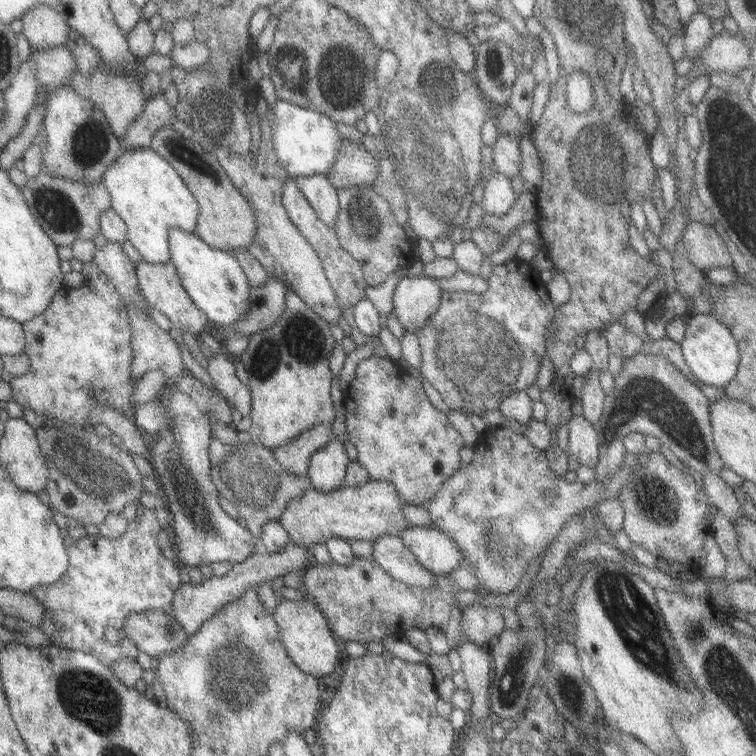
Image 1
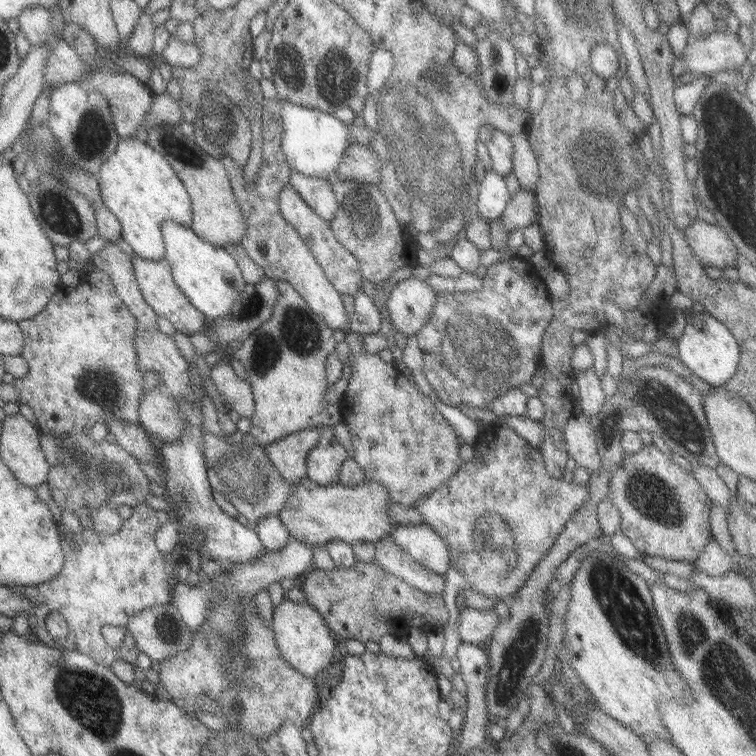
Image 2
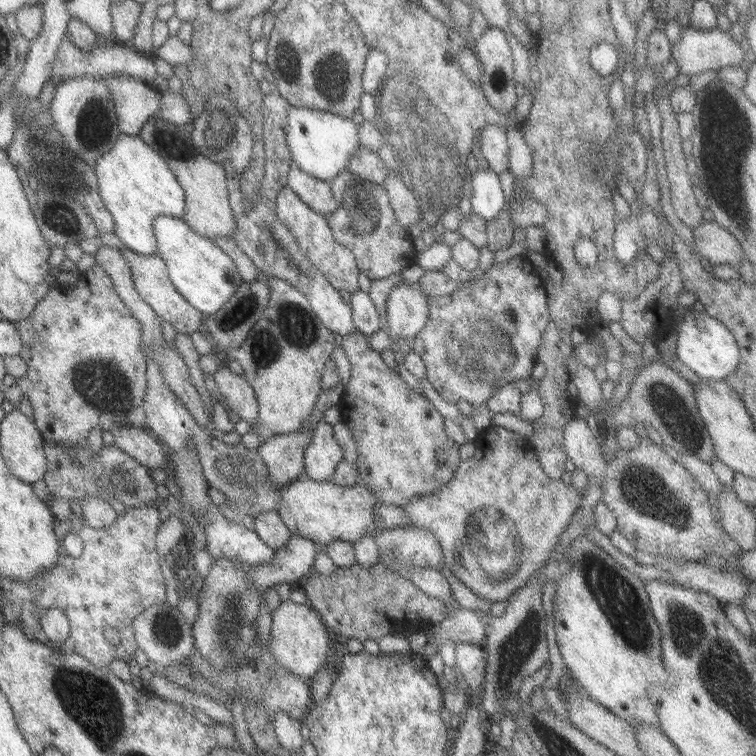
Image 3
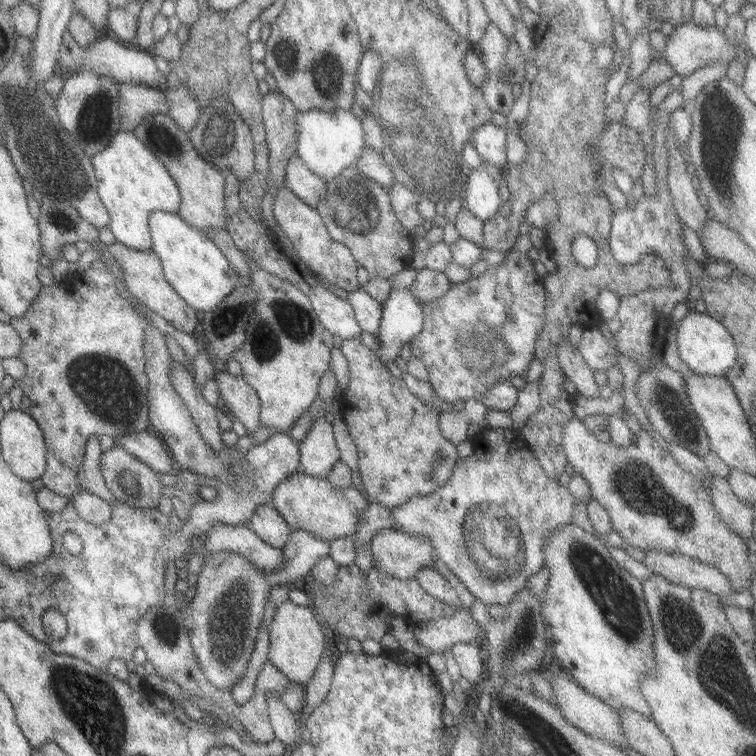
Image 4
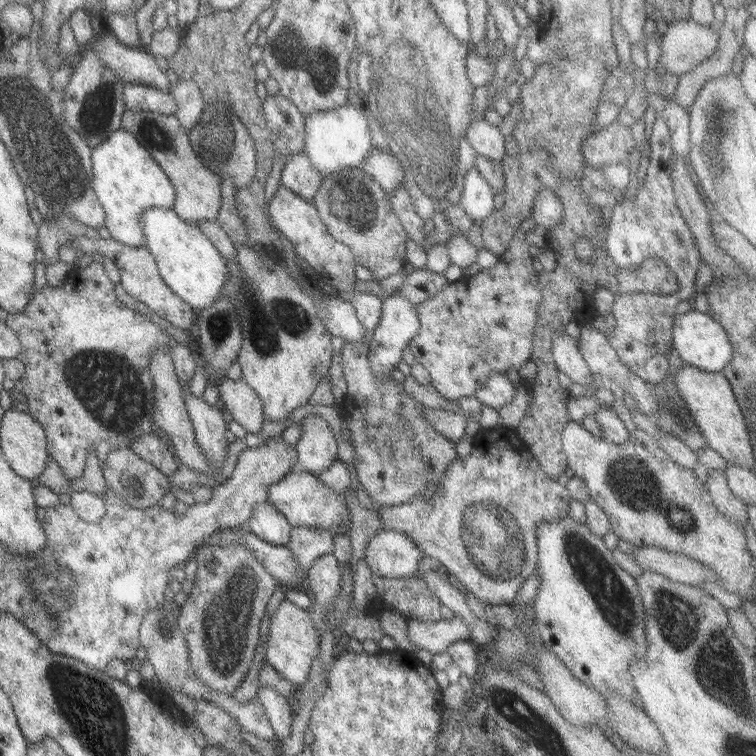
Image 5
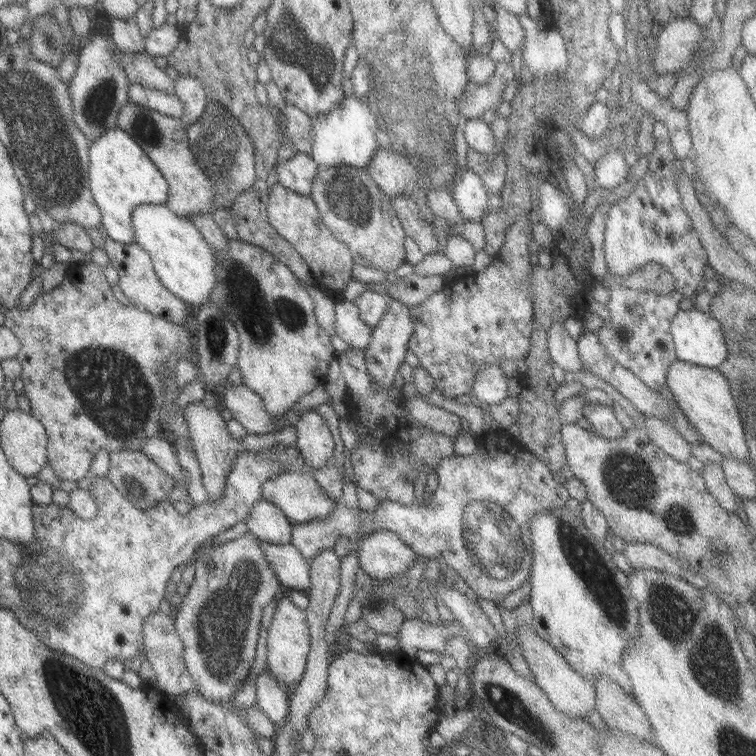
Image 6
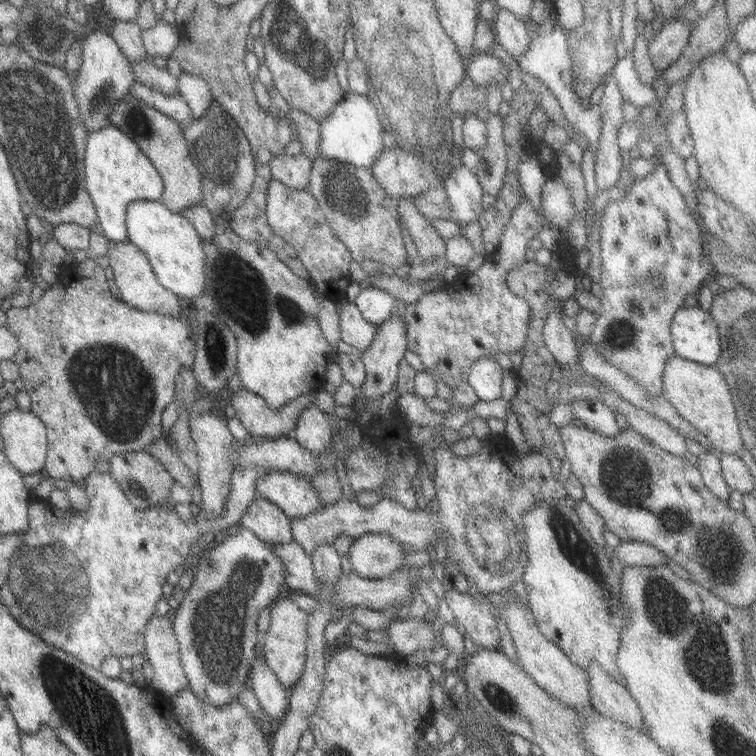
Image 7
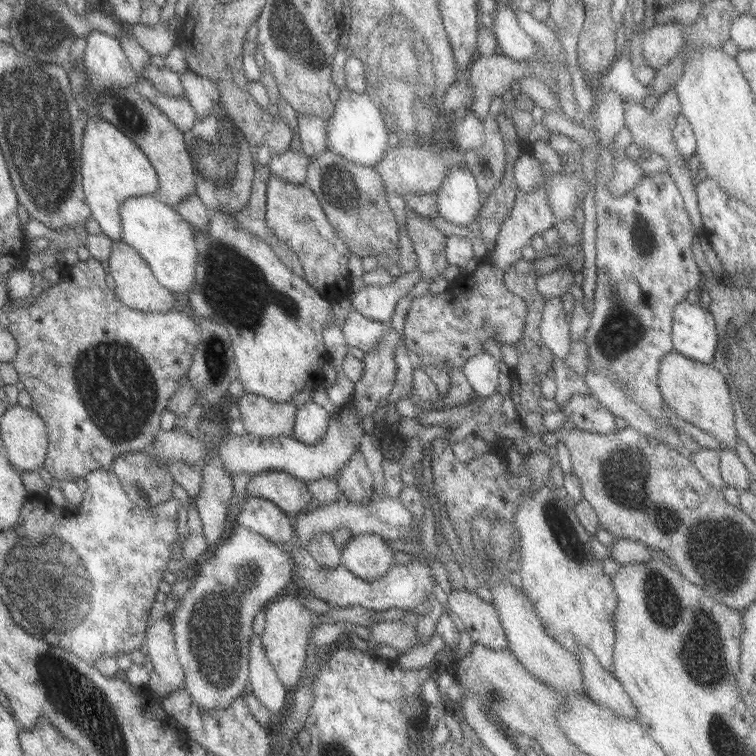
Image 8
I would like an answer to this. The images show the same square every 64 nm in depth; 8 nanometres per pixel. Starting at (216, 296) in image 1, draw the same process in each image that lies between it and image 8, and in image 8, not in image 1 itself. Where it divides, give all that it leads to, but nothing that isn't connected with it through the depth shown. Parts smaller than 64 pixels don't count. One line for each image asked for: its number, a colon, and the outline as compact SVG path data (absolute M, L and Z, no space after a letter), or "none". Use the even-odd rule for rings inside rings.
2: M175 222L161 224L161 236L165 246L165 260L171 268L175 286L189 298L189 304L197 308L205 320L217 320L231 312L231 306L241 298L243 288L247 286L237 262L223 250L203 242L191 228L185 228Z
3: M159 216L153 222L153 234L157 238L157 256L165 262L167 266L167 276L169 282L173 284L173 288L189 302L189 306L193 306L195 310L199 310L201 314L217 314L237 292L239 286L243 286L243 278L239 276L233 260L211 240L199 236L197 232L193 232L183 220L179 218L171 218L171 216Z
4: M153 212L149 216L149 234L151 252L159 258L165 280L177 292L177 296L181 296L181 300L185 300L185 304L197 312L215 310L243 282L225 254L205 236L205 232L191 228L177 214Z
5: M167 208L145 210L139 218L139 224L145 236L145 248L155 258L157 270L165 286L169 286L169 290L173 290L173 294L177 294L193 310L213 306L213 302L217 302L225 290L229 268L227 260L219 254L213 242L205 238L199 226L181 220L173 210Z
6: M141 204L131 214L131 226L137 246L141 246L153 262L159 282L177 298L191 306L203 306L217 284L215 250L205 242L189 218L173 214L165 204Z
7: M155 200L131 202L125 212L125 228L127 228L127 242L137 246L147 256L157 282L165 290L183 300L191 300L205 294L207 278L205 278L205 252L201 248L203 238L199 238L189 220L183 218L183 214L175 214Z
8: M153 194L127 198L119 206L121 214L121 240L123 244L131 246L141 254L145 264L151 268L153 278L169 292L175 294L189 294L195 290L197 278L197 246L195 246L195 230L185 222L173 208L161 204Z

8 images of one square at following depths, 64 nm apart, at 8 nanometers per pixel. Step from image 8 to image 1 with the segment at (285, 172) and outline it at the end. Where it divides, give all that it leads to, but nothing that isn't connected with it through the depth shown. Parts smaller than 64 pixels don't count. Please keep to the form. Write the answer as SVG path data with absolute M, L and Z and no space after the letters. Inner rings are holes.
M325 174L307 176L307 178L293 178L301 194L307 198L311 208L315 210L315 216L329 228L335 228L335 222L339 218L339 196L337 188L331 186Z

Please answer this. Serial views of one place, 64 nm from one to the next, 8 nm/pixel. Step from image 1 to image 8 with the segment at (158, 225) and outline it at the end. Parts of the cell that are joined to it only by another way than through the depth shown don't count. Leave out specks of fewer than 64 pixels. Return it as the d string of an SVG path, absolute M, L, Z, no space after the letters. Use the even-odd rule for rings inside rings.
M87 120L81 136L81 186L91 210L91 218L99 224L101 232L113 242L121 240L121 214L119 206L127 198L157 194L157 174L149 158L127 138L117 126L105 120Z

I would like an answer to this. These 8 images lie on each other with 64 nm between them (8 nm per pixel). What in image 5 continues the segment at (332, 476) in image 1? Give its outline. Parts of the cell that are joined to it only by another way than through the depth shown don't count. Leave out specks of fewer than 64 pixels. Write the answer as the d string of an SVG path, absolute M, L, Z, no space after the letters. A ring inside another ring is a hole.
M315 414L301 420L301 436L295 444L297 460L291 474L317 476L337 462L337 442L327 422Z

